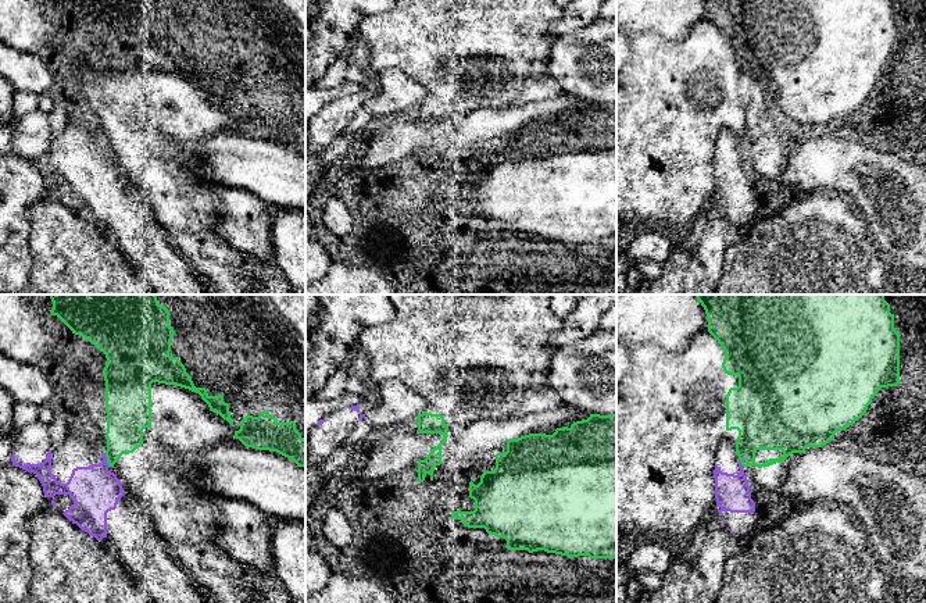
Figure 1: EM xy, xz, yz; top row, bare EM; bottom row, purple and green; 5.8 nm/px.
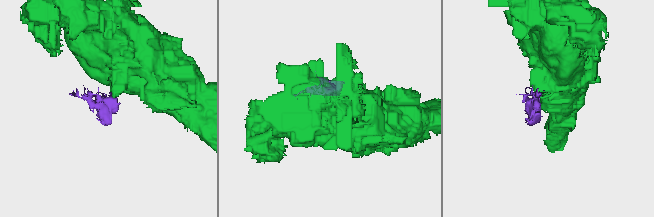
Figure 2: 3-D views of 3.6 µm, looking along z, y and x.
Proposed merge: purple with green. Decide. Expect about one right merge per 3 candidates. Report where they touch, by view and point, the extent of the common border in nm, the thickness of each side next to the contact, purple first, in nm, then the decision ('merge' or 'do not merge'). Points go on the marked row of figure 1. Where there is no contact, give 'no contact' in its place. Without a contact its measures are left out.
xy (106, 459) | 80 nm | 280/220 nm | do not merge

